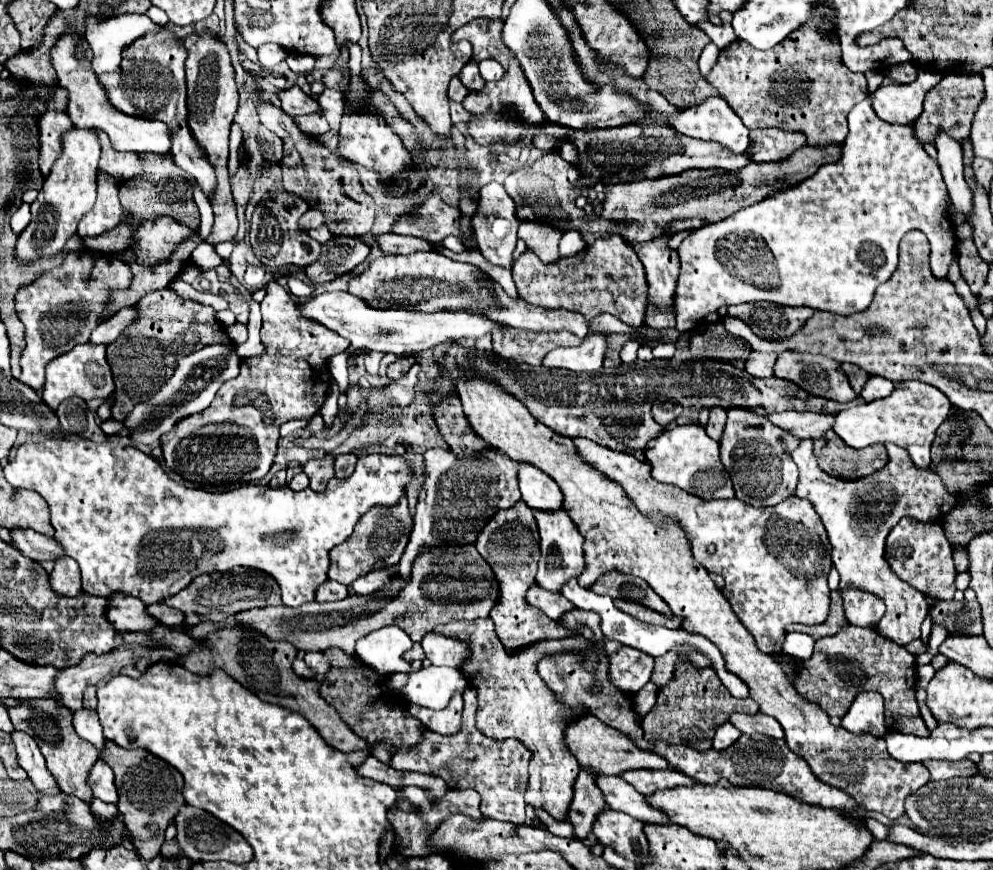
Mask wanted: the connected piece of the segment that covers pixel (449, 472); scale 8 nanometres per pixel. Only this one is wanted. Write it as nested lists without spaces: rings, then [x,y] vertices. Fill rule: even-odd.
[[[427,449],[423,457],[427,479],[417,503],[417,513],[413,517],[415,525],[403,557],[395,567],[371,571],[371,575],[363,575],[363,579],[351,583],[349,589],[353,589],[355,595],[371,595],[391,579],[403,579],[409,583],[415,557],[421,551],[439,545],[473,545],[479,531],[487,525],[487,519],[491,519],[499,509],[513,507],[521,499],[517,487],[517,463],[499,451],[455,455],[443,449]]]

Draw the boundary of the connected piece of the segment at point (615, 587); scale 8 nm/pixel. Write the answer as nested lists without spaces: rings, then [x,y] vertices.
[[[611,571],[607,575],[601,575],[599,581],[595,581],[595,585],[591,585],[589,589],[597,595],[609,595],[613,599],[635,601],[655,611],[663,611],[665,615],[671,615],[671,609],[667,607],[667,603],[647,583],[643,583],[643,579],[631,579]]]

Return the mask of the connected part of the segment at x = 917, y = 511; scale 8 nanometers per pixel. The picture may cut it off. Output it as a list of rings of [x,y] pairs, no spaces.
[[[803,439],[803,443],[791,455],[799,467],[797,497],[813,503],[827,529],[829,543],[833,547],[833,565],[841,575],[839,589],[859,587],[871,591],[873,595],[879,595],[887,605],[887,613],[879,621],[877,631],[883,637],[903,645],[921,635],[921,623],[925,619],[925,607],[929,607],[929,603],[923,593],[901,581],[889,569],[885,561],[887,531],[901,517],[915,517],[919,521],[943,519],[943,515],[947,515],[947,511],[951,511],[951,507],[955,507],[959,501],[943,489],[941,479],[931,469],[917,469],[907,451],[889,443],[885,447],[889,453],[887,467],[857,481],[835,479],[821,471],[813,455],[811,439]]]

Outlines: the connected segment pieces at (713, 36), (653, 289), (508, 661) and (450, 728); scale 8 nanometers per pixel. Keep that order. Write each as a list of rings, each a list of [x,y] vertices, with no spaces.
[[[723,11],[720,13],[721,25],[714,25],[709,21],[697,23],[695,26],[702,29],[708,37],[722,50],[737,39],[731,26],[732,13]]]
[[[661,235],[659,239],[651,239],[647,243],[631,243],[631,247],[635,249],[637,257],[641,259],[645,273],[647,273],[647,281],[649,281],[649,309],[647,309],[647,325],[653,329],[665,329],[665,327],[675,327],[675,317],[671,315],[671,295],[675,293],[675,283],[679,277],[679,255],[675,249],[669,247],[669,239],[671,235]]]
[[[489,617],[437,625],[433,633],[457,639],[469,649],[469,657],[465,659],[461,671],[467,673],[463,677],[477,691],[479,729],[485,731],[489,737],[519,739],[533,753],[529,763],[529,787],[525,793],[525,801],[535,809],[545,809],[557,821],[567,821],[579,763],[565,743],[565,731],[579,717],[573,717],[573,707],[569,707],[561,697],[557,697],[539,677],[537,663],[557,653],[577,653],[581,665],[587,671],[595,673],[595,667],[599,665],[599,653],[591,649],[591,641],[587,641],[583,635],[575,635],[559,641],[537,641],[509,653],[497,637],[493,621]]]
[[[455,695],[455,699],[451,699],[451,703],[441,709],[441,711],[433,711],[415,704],[408,705],[408,711],[423,721],[423,725],[439,735],[455,735],[461,727],[461,709],[463,709],[463,697]]]

